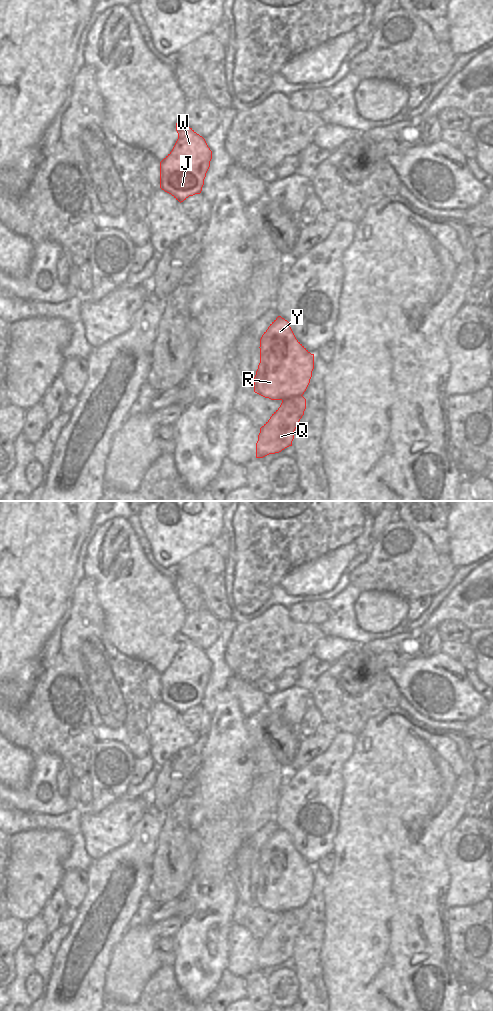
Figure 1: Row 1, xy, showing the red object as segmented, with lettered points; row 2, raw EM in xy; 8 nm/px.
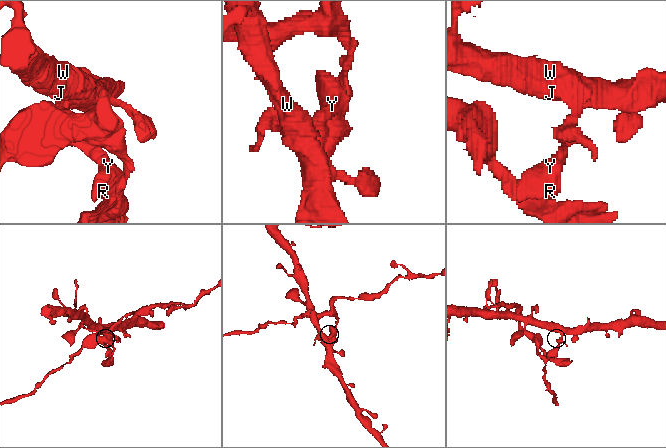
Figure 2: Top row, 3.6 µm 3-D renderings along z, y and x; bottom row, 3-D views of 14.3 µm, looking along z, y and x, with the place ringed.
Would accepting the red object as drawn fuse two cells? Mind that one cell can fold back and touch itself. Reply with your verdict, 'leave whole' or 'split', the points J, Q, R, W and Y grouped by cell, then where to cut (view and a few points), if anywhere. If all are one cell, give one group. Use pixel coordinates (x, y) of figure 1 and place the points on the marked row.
split; groups J R W Y / Q; cut xy (301, 395), (293, 395), (282, 400)

